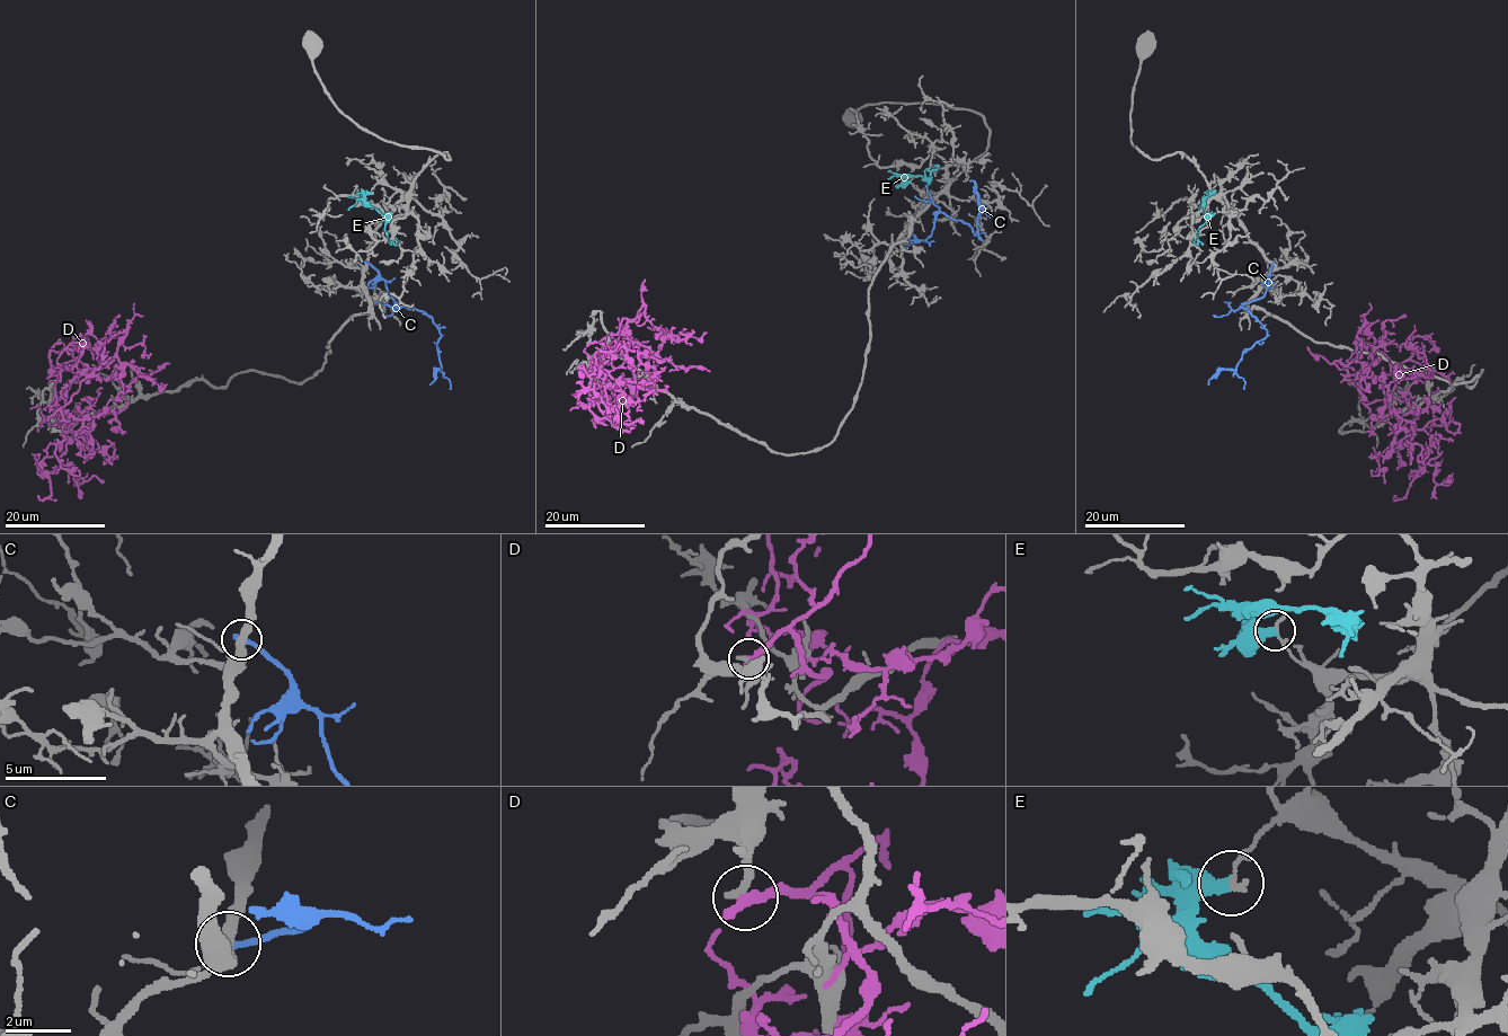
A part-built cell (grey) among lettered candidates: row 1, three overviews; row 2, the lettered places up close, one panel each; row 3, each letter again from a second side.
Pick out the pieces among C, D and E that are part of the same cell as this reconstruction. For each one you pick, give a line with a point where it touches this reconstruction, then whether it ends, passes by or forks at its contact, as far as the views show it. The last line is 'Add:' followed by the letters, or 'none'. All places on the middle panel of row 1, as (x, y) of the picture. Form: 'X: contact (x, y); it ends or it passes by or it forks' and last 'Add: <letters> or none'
E: contact (910, 182); it ends
Add: E

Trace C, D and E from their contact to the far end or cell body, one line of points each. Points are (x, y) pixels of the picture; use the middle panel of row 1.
C: (906, 245), (925, 240), (939, 212), (963, 220), (981, 239), (976, 184), (970, 179)
D: (590, 343), (601, 342), (602, 365), (620, 386), (604, 388), (612, 406), (654, 395), (646, 383), (655, 380)
E: (910, 182), (905, 177), (925, 177), (923, 171), (934, 170), (934, 165)

